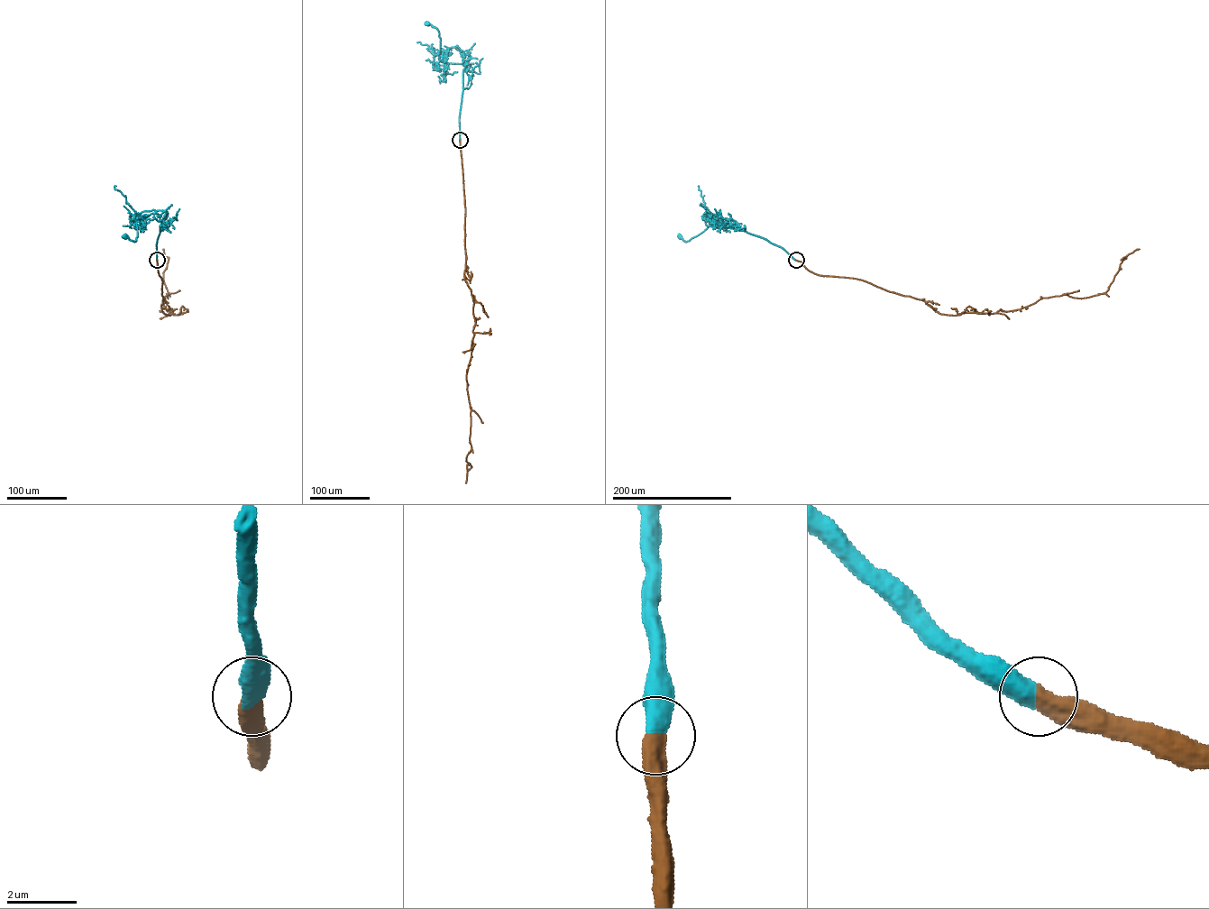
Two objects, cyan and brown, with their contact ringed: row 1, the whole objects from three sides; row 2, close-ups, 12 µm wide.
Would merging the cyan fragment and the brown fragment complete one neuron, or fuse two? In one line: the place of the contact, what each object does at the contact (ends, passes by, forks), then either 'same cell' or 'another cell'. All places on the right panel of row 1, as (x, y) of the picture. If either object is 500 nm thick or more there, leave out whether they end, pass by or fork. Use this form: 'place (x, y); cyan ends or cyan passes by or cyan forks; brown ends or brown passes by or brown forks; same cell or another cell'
place (796, 260); same cell

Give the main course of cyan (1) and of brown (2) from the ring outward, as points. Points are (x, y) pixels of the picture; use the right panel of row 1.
1: (795, 260), (765, 239), (728, 227), (721, 220), (719, 209), (696, 236), (684, 241), (679, 236)
2: (796, 260), (819, 275), (860, 280), (956, 315), (1104, 293), (1122, 258), (1140, 249)

